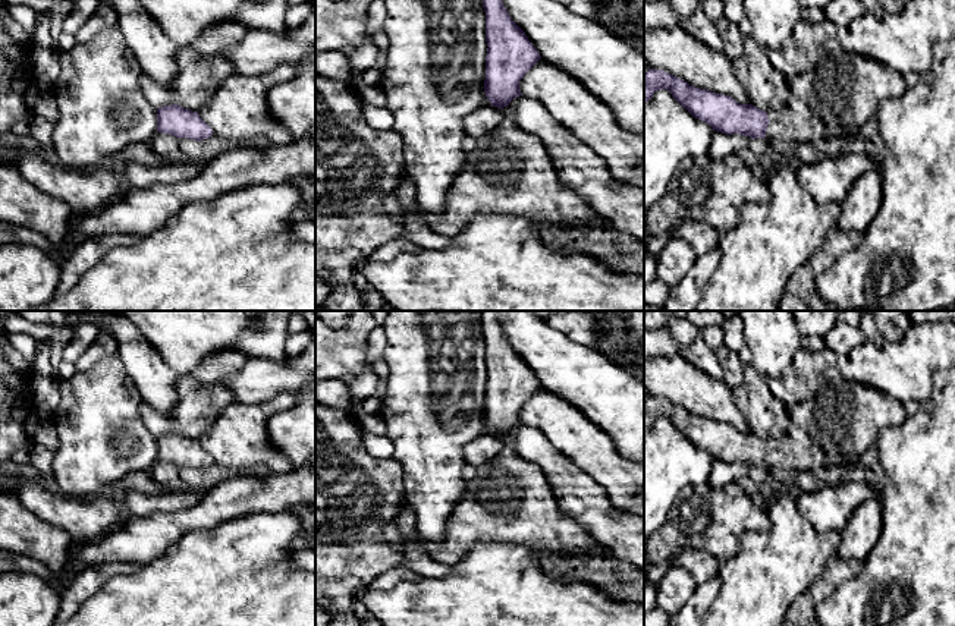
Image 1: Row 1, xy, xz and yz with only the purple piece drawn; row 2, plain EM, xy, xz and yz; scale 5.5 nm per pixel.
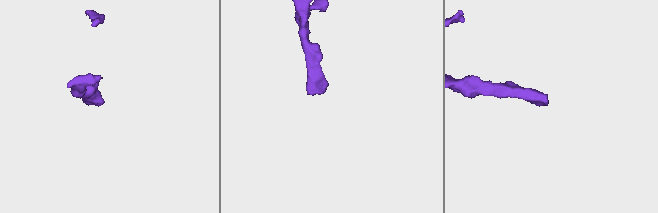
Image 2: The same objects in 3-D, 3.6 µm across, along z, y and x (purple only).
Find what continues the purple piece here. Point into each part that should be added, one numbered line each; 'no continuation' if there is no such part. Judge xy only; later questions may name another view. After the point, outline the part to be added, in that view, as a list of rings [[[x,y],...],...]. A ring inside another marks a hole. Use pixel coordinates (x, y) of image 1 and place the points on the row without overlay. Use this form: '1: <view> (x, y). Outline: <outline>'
no continuation

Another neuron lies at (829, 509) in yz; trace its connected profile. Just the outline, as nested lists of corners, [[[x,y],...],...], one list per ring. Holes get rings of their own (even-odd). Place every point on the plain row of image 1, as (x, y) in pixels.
[[[849,482],[804,493],[797,498],[797,507],[819,534],[838,534],[846,526],[852,512],[867,500],[882,501],[882,494],[876,493],[868,482]]]

